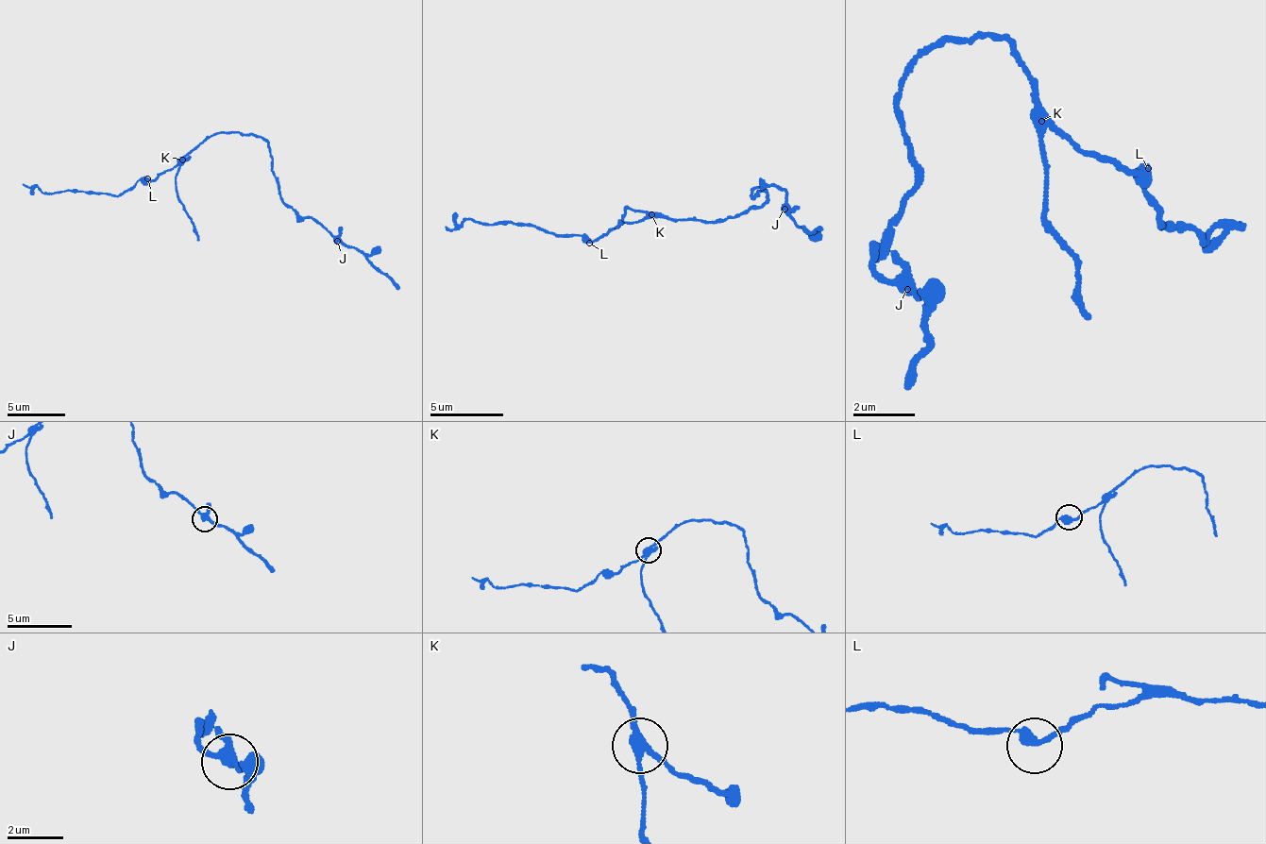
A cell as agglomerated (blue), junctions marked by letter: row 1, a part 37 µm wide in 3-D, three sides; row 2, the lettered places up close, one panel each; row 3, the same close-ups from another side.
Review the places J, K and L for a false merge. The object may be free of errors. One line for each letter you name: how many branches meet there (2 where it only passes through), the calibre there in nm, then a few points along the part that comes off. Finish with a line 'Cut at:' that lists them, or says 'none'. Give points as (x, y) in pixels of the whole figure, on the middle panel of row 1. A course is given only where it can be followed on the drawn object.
K: branches 3; calibre 260 nm; course (652, 215), (625, 205), (625, 223), (616, 228)
Cut at: K

